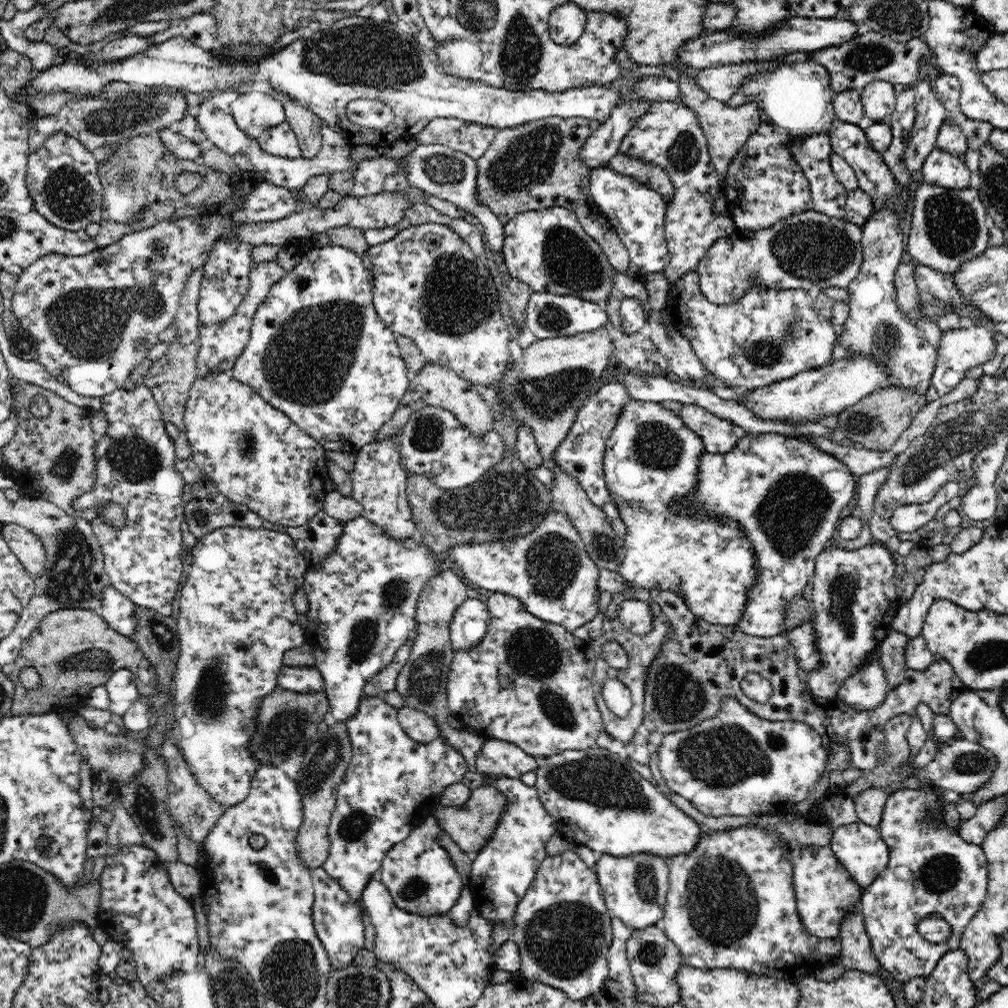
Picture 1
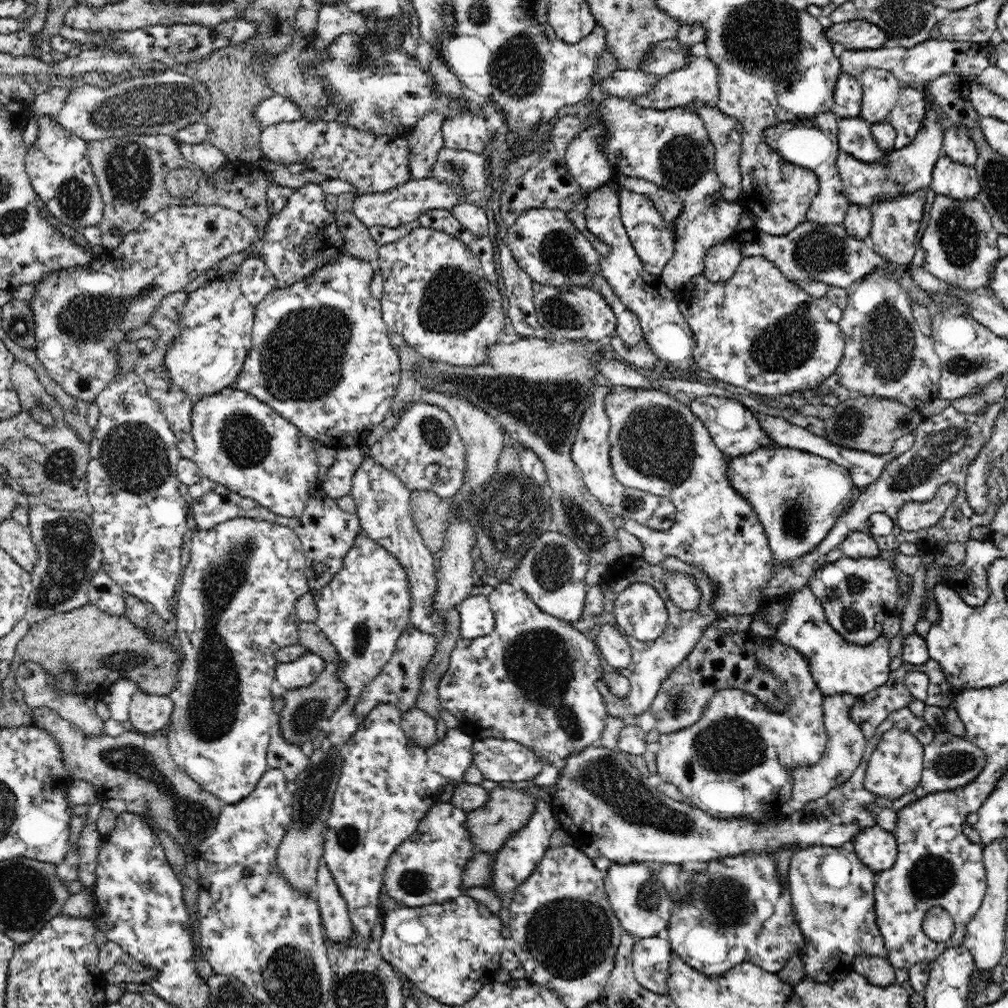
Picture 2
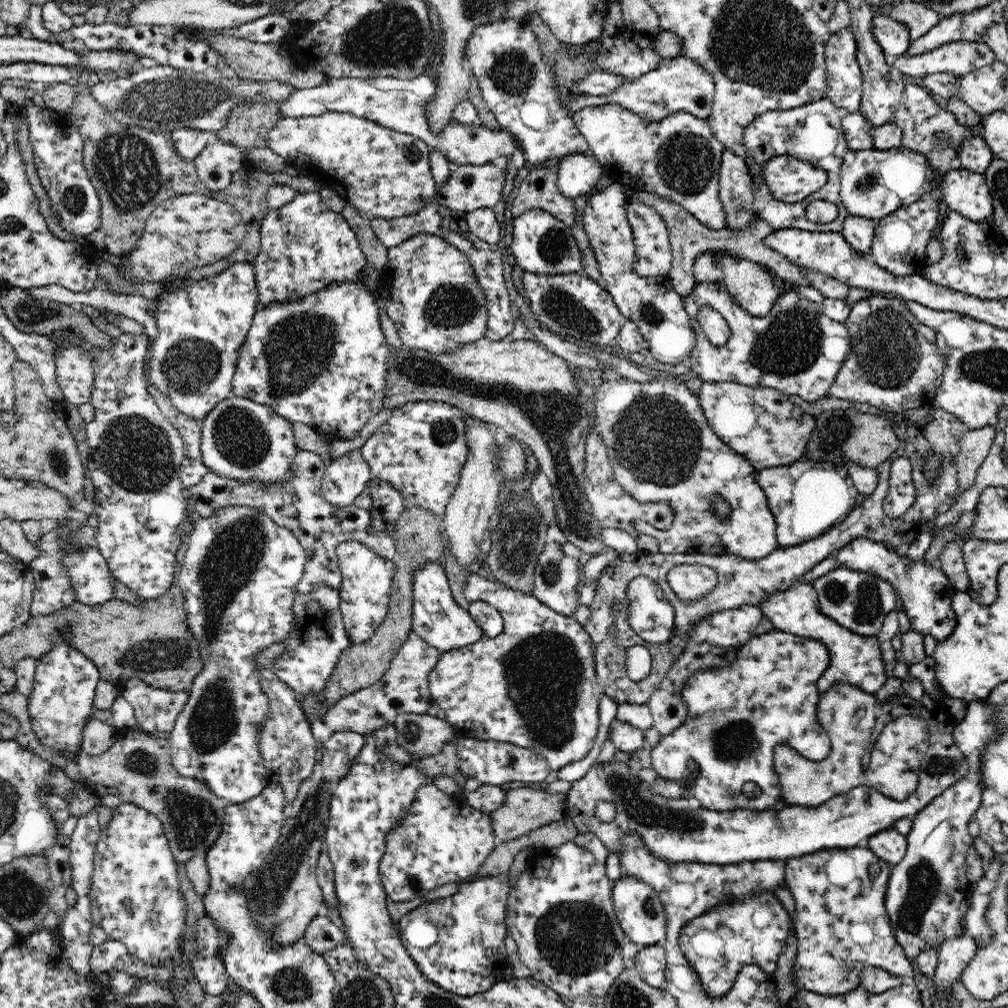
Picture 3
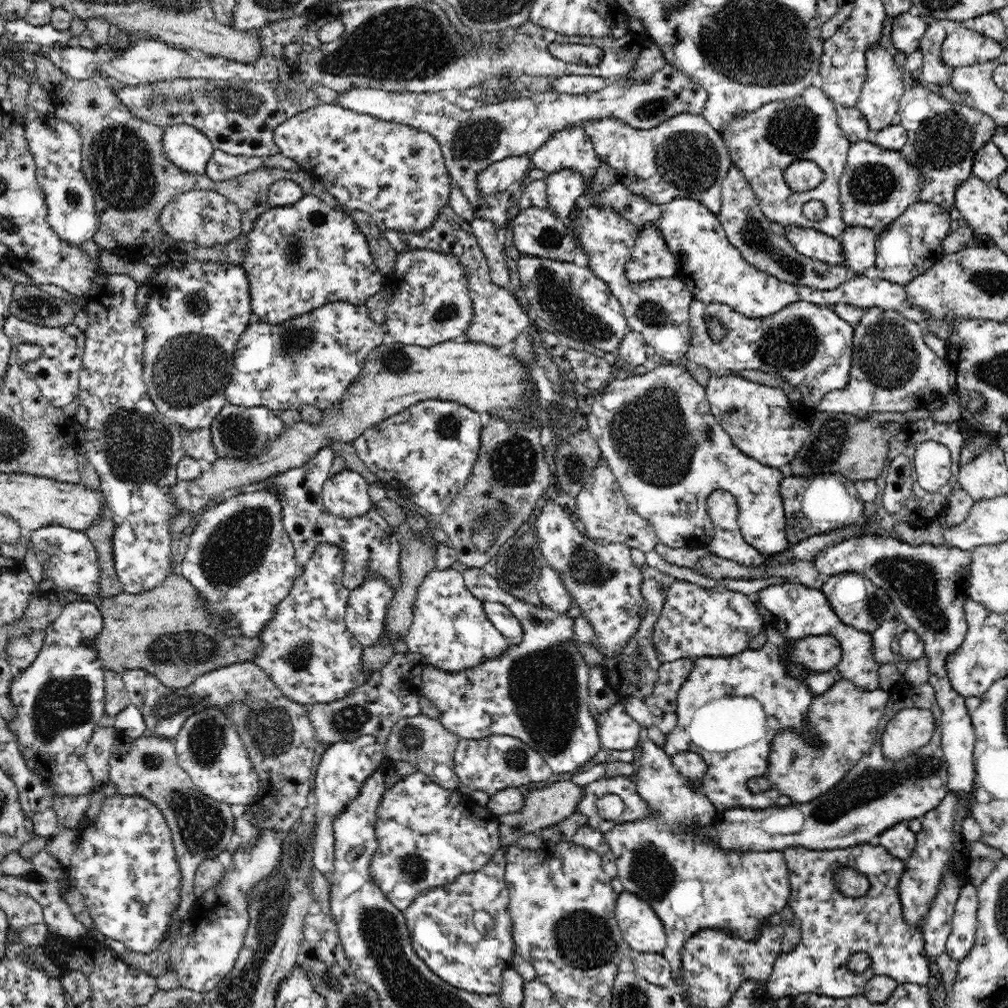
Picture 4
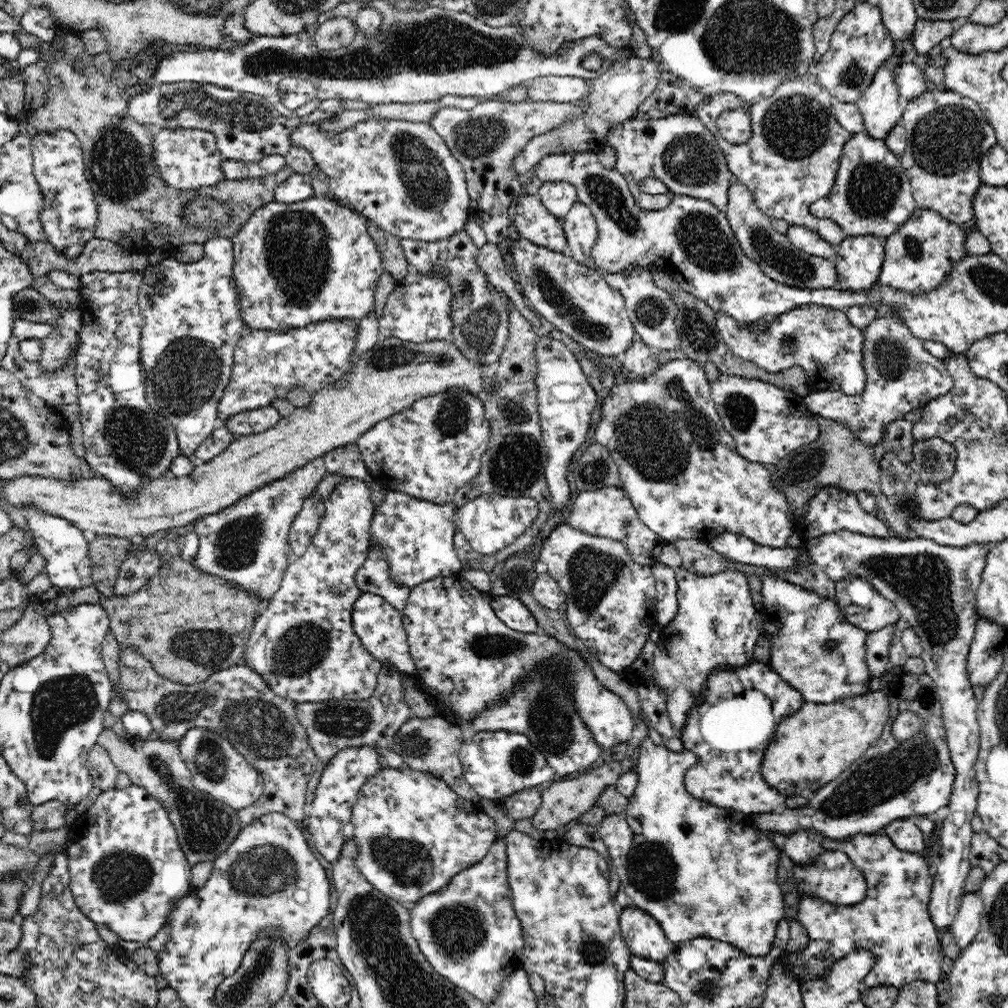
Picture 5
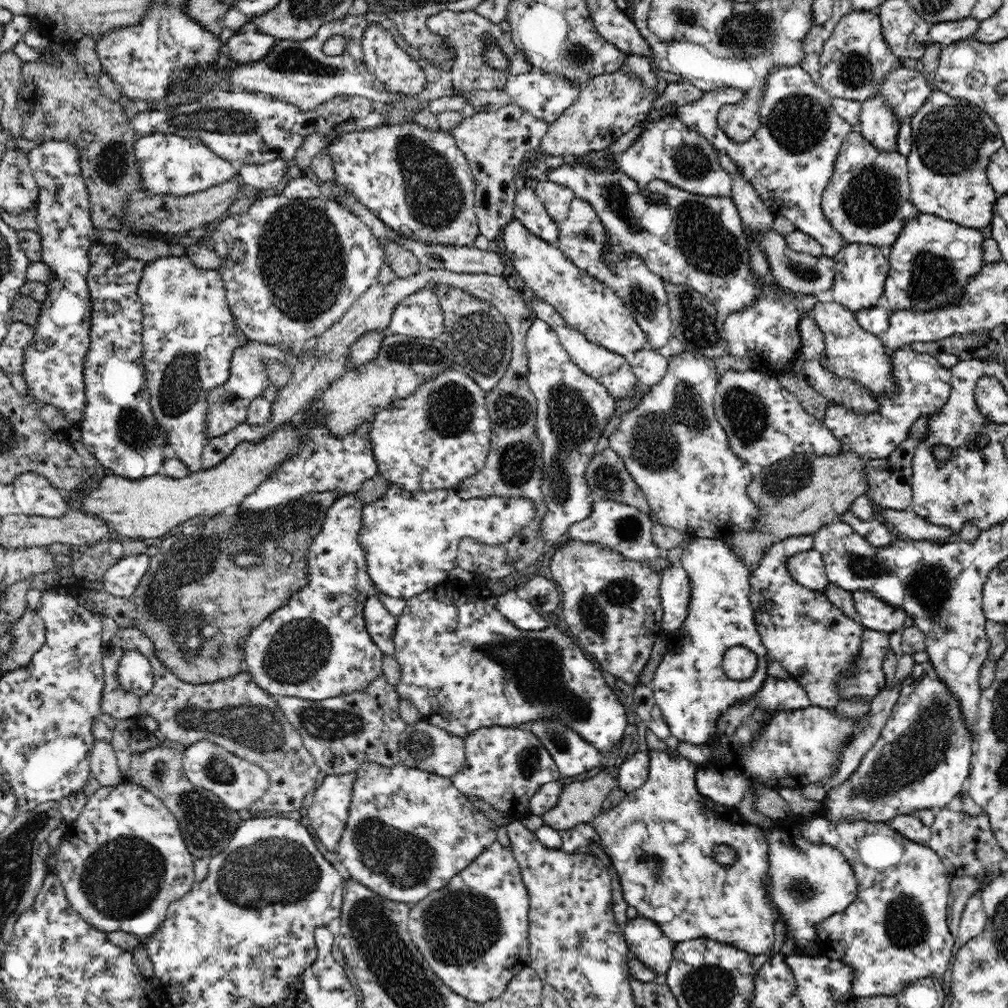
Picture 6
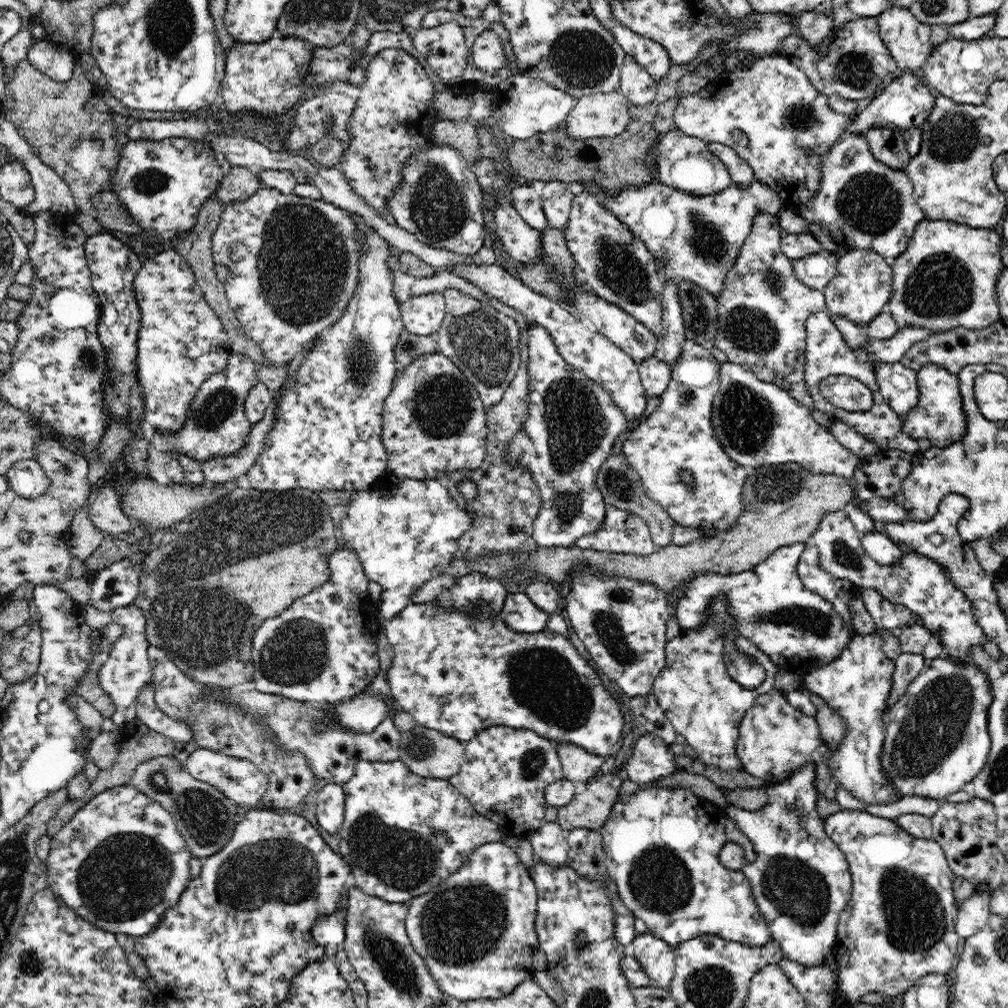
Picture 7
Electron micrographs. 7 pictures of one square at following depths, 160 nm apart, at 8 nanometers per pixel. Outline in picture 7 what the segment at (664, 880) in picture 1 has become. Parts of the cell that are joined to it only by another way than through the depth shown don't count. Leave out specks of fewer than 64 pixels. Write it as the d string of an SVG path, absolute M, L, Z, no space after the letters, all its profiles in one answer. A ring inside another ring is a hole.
M650 931L637 933L626 947L625 954L633 955L650 977L651 984L668 988L676 966L676 947L656 937Z

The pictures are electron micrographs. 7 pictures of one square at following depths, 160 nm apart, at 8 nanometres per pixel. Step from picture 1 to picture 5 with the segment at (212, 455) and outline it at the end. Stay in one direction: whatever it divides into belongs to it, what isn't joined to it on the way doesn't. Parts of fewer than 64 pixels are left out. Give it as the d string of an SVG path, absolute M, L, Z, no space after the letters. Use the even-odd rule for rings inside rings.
M272 406L262 407L254 410L243 410L232 415L221 424L229 430L234 438L248 436L248 434L258 434L276 426L281 419L278 410Z

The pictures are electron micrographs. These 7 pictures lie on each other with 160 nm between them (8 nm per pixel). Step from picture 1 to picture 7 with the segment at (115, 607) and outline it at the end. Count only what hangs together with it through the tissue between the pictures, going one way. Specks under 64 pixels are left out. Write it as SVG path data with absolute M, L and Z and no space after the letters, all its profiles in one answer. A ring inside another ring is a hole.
M32 458L16 462L8 469L9 488L16 492L18 498L34 500L36 496L46 494L50 479L44 474L42 465Z

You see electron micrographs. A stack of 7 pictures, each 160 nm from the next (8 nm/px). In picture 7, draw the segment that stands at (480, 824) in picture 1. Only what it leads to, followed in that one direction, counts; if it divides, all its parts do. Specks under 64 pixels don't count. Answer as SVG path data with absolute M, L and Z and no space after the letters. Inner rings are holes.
M615 773L599 774L579 786L572 802L558 807L556 824L566 831L588 828L598 830L608 820L620 796L622 779Z

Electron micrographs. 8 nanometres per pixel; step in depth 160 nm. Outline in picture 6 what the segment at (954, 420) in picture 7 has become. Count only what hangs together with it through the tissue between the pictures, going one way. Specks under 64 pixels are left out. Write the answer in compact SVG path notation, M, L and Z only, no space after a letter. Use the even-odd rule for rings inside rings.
M908 345L897 348L889 355L892 363L892 379L898 387L896 396L877 396L879 407L869 413L860 413L838 403L825 402L822 422L839 438L843 445L858 453L862 460L888 458L896 447L910 435L909 430L920 416L929 417L950 398L952 375L929 354L912 351Z

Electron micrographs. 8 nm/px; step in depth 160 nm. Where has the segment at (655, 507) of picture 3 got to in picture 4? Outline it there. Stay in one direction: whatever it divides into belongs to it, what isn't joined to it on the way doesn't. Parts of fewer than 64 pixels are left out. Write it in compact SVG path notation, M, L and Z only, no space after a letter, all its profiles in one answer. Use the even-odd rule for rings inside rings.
M604 458L594 467L591 481L587 482L575 496L577 504L577 523L581 529L592 539L607 542L624 542L630 547L639 548L644 554L654 550L659 538L636 511L633 511L618 484L614 473L606 464Z

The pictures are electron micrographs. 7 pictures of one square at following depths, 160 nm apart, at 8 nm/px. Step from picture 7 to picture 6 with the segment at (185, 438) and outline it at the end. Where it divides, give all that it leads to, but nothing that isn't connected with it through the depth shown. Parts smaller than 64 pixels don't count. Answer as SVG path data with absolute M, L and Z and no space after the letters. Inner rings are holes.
M245 340L243 345L236 348L231 358L229 380L223 386L213 389L208 395L208 412L206 412L208 438L222 436L235 426L246 423L250 402L262 395L270 386L271 379L268 377L268 371L266 371L268 362L281 362L292 366L293 362L298 359L299 354L292 355L280 345L270 345L250 340Z

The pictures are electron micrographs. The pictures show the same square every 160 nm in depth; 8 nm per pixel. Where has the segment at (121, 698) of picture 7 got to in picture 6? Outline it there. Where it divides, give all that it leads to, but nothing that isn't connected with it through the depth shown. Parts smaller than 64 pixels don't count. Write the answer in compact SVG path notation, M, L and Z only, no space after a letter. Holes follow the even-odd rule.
M124 651L116 668L122 689L132 695L145 695L152 690L154 669L148 659L138 651Z

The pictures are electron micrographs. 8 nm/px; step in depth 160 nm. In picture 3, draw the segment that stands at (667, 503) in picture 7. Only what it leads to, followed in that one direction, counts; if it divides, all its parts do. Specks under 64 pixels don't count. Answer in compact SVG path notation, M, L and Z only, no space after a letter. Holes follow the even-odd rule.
M662 373L653 374L653 380L644 383L615 377L596 381L594 421L589 428L602 435L614 477L634 499L644 503L666 502L674 511L675 520L668 530L658 530L641 520L634 521L632 525L638 533L656 538L662 554L719 552L746 560L766 558L780 546L776 538L776 520L770 512L765 492L755 479L757 470L717 437L700 408L698 396L692 394L683 381L684 378ZM718 496L730 505L727 520L722 519L712 507L712 498Z

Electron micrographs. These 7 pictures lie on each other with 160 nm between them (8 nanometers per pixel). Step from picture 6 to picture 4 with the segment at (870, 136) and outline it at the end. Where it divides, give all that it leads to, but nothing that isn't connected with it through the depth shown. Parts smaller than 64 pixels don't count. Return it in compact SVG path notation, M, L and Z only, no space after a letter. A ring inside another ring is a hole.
M880 44L872 46L866 55L867 77L862 87L857 109L864 115L870 130L882 130L897 123L899 100L902 98L907 82L903 80L903 69L896 65L894 57Z

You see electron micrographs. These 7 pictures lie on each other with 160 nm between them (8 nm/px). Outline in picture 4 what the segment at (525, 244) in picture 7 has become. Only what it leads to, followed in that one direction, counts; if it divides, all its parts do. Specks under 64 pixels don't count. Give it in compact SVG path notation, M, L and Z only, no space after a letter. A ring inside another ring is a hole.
M521 254L518 274L525 289L521 298L536 313L538 324L578 342L586 342L605 352L616 353L620 341L630 328L620 301L590 268Z

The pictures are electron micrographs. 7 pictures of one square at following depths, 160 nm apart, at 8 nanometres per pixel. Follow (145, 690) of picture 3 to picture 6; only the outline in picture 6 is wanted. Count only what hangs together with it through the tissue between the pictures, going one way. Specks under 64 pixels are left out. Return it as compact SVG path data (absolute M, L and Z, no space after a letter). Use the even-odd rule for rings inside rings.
M136 630L134 636L138 638L140 652L144 652L154 669L152 690L145 695L132 695L122 689L116 675L120 658L114 658L111 648L106 646L102 658L104 690L100 700L101 712L110 714L116 720L135 719L140 714L151 716L158 723L160 734L170 741L190 747L198 740L210 740L246 762L256 764L268 773L272 787L248 808L254 817L258 812L299 811L306 794L316 790L316 780L321 770L316 764L308 764L315 762L315 759L303 746L298 731L282 713L274 696L256 685L248 670L211 683L184 682L156 658L151 638L141 630Z

